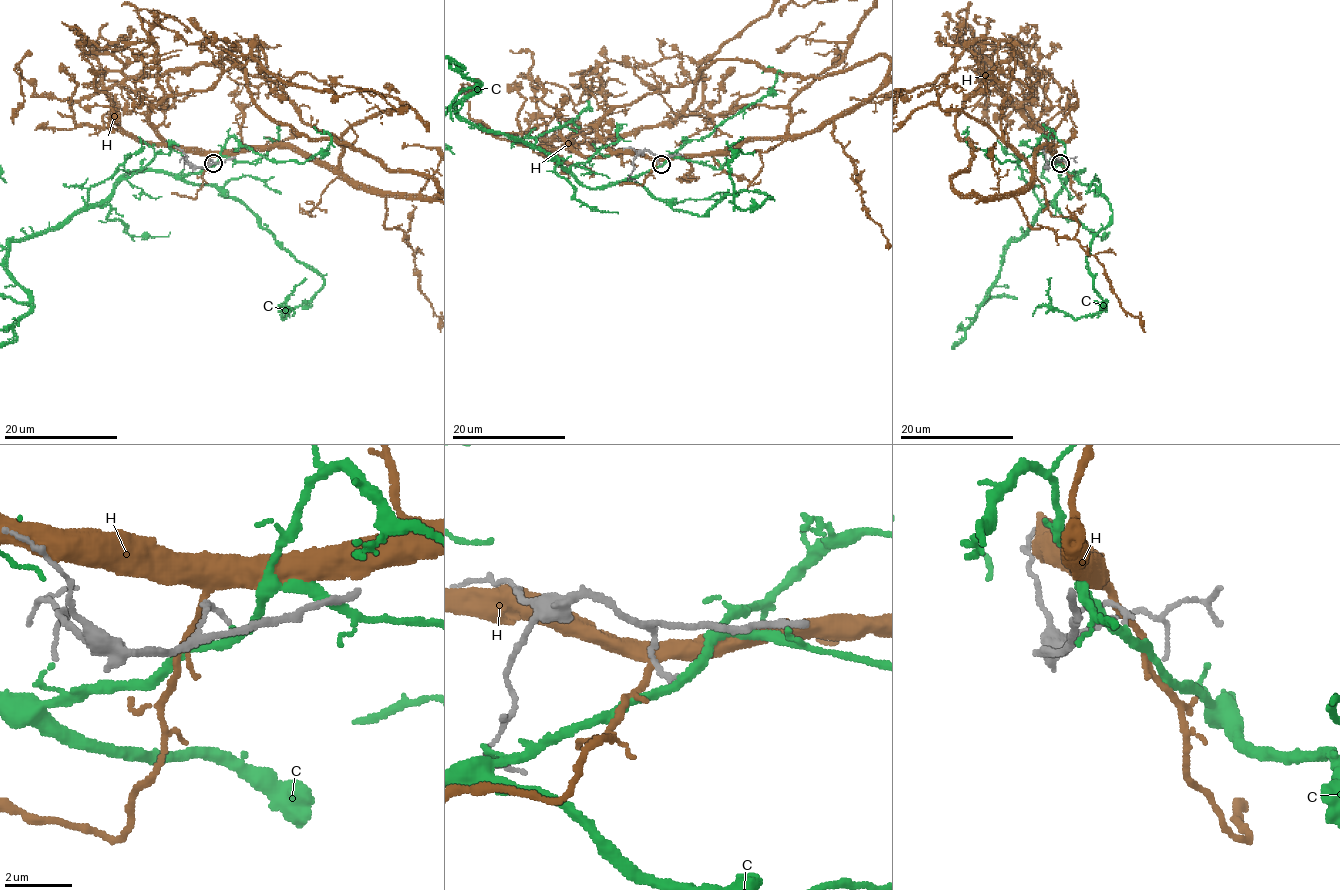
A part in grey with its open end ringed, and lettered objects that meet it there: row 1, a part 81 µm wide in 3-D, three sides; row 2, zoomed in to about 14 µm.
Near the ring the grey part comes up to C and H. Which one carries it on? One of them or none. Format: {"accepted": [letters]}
{"accepted": ["C"]}

